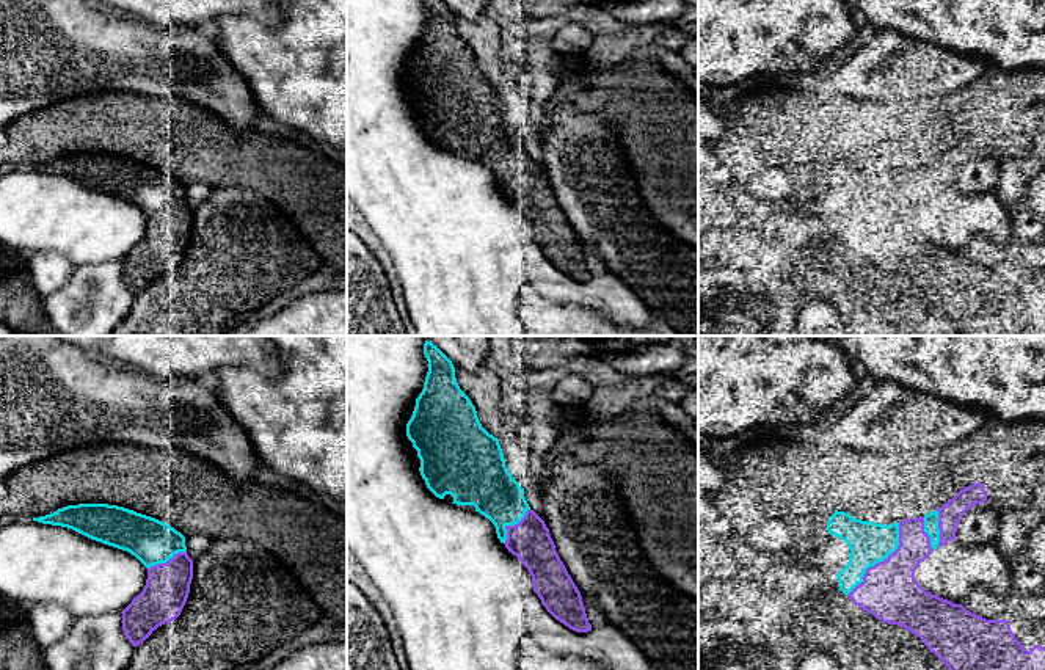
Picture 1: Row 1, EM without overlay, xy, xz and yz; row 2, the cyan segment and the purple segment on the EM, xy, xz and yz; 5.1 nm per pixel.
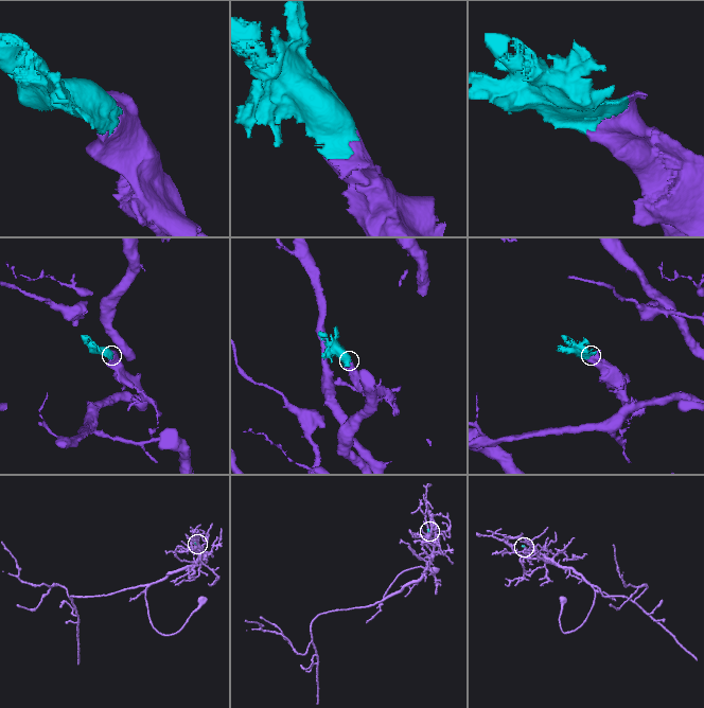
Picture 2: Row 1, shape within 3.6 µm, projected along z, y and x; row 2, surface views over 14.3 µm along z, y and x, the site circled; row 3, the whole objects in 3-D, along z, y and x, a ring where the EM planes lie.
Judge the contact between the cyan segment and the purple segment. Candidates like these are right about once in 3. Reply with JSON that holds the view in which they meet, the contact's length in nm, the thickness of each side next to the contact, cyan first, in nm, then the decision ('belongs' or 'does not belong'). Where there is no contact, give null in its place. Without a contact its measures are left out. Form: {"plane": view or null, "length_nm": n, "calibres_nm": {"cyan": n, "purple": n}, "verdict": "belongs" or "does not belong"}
{"plane": "yz", "length_nm": 460, "calibres_nm": {"cyan": 220, "purple": 300}, "verdict": "belongs"}

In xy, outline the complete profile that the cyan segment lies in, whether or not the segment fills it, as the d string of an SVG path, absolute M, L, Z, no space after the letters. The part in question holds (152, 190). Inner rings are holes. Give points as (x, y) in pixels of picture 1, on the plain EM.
M108 152L67 154L33 169L67 176L127 199L147 217L143 240L121 260L124 284L133 295L180 264L190 242L193 209L185 185L174 176Z

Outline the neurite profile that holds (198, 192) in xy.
M195 182L185 187L187 199L202 202L209 195L212 188L204 182Z

